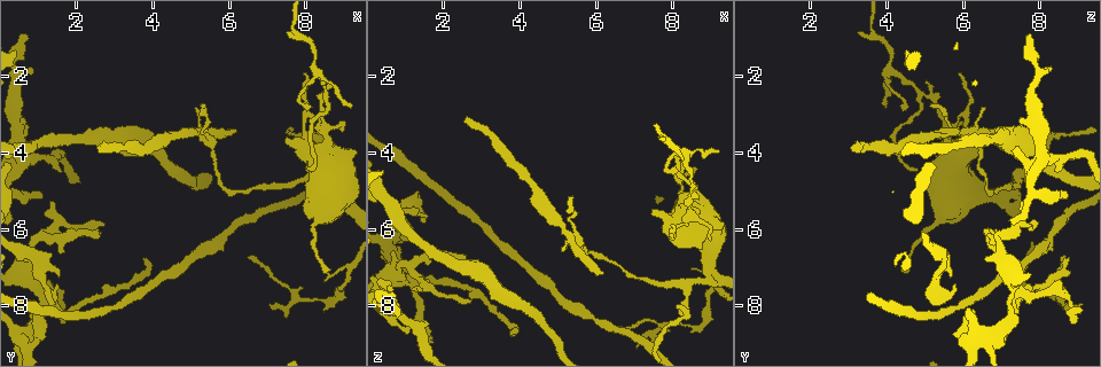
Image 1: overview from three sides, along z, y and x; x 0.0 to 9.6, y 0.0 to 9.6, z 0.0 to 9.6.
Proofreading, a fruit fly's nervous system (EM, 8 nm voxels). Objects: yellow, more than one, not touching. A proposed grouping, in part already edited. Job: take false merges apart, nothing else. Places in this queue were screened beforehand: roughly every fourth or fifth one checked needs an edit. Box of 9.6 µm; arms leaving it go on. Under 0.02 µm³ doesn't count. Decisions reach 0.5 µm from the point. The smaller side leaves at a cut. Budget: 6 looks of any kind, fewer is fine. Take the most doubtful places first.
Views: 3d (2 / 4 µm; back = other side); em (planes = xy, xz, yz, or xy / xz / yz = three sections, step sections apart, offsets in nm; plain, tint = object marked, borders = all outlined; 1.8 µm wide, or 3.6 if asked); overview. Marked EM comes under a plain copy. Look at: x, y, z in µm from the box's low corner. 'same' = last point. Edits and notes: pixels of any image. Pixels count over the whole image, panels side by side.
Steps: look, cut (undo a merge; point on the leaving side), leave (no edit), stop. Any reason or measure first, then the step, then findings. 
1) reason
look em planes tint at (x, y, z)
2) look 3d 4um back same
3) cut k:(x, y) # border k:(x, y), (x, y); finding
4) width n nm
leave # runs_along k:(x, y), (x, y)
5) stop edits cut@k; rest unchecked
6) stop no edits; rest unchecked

abrupt turn
look 3d 2um at (5.50, 3.70, 6.35)

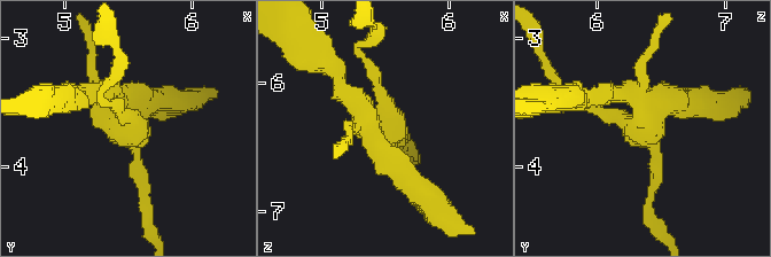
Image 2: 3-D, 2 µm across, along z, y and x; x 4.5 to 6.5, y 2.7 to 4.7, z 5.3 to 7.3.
look em xz step 8 tint at (5.46, 3.74, 6.34)

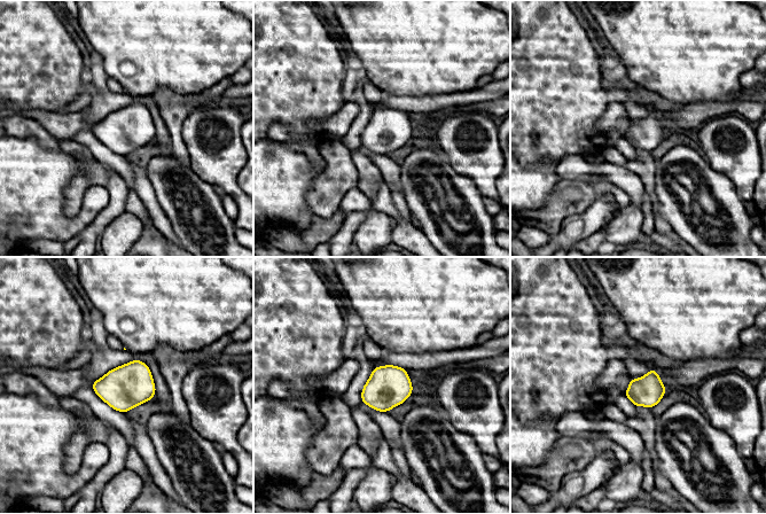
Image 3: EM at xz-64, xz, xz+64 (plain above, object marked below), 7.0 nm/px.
cut it another way
look em planes tint same

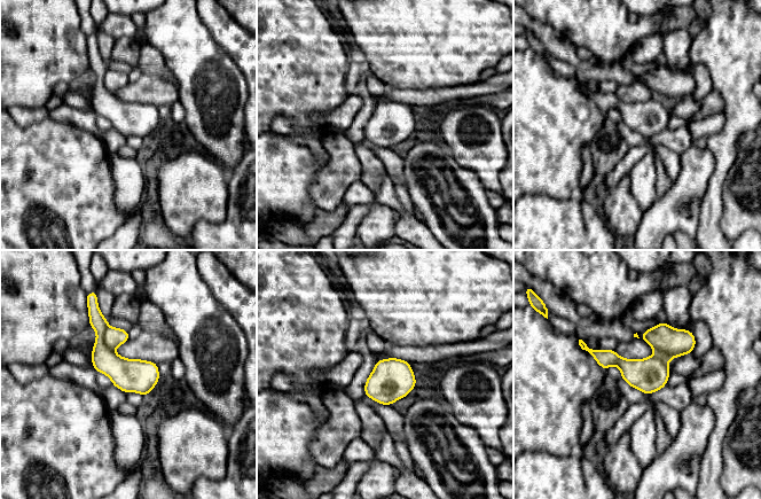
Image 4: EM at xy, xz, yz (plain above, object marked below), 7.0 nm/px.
width 240 nm
cut 4:(114, 337) # a second cell is stuck on

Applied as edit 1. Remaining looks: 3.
look overview

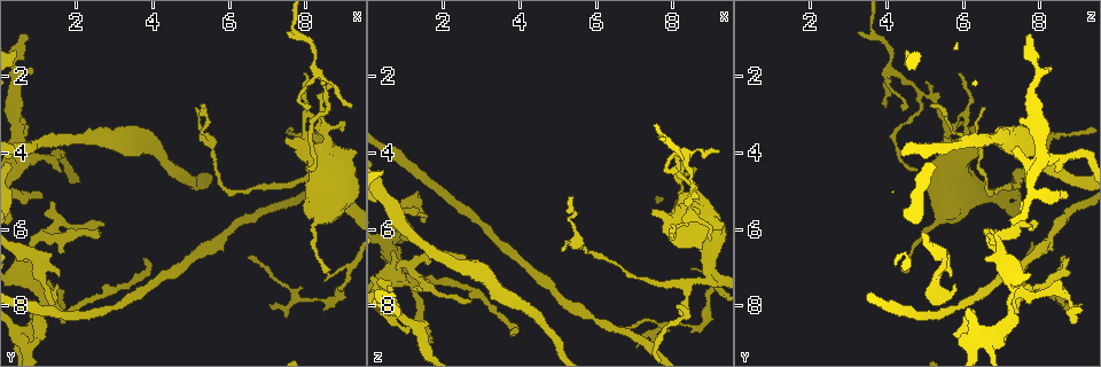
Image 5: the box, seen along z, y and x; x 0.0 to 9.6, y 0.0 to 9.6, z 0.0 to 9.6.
look em planes tint at (8.25, 1.50, 4.15)

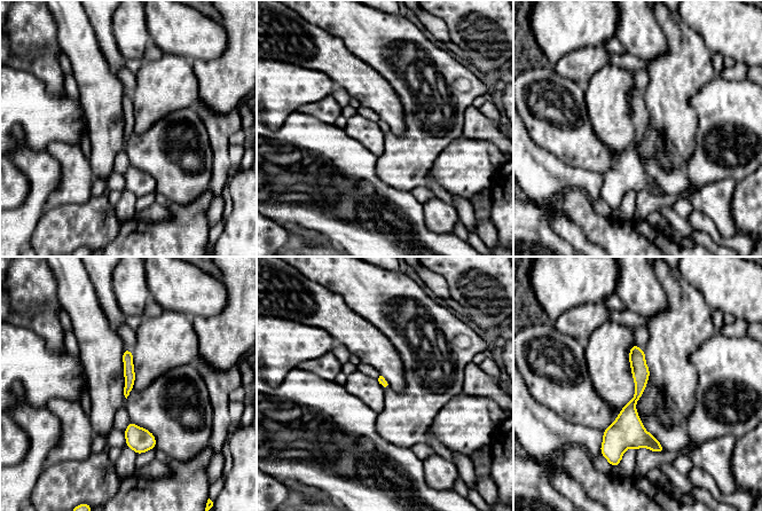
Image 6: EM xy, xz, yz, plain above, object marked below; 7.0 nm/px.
width 60 nm
leave # runs_along 6:(635, 348), (639, 390), (618, 449); continuous, no second cell

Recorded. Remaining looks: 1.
stop edits cut@4; rest unchecked

